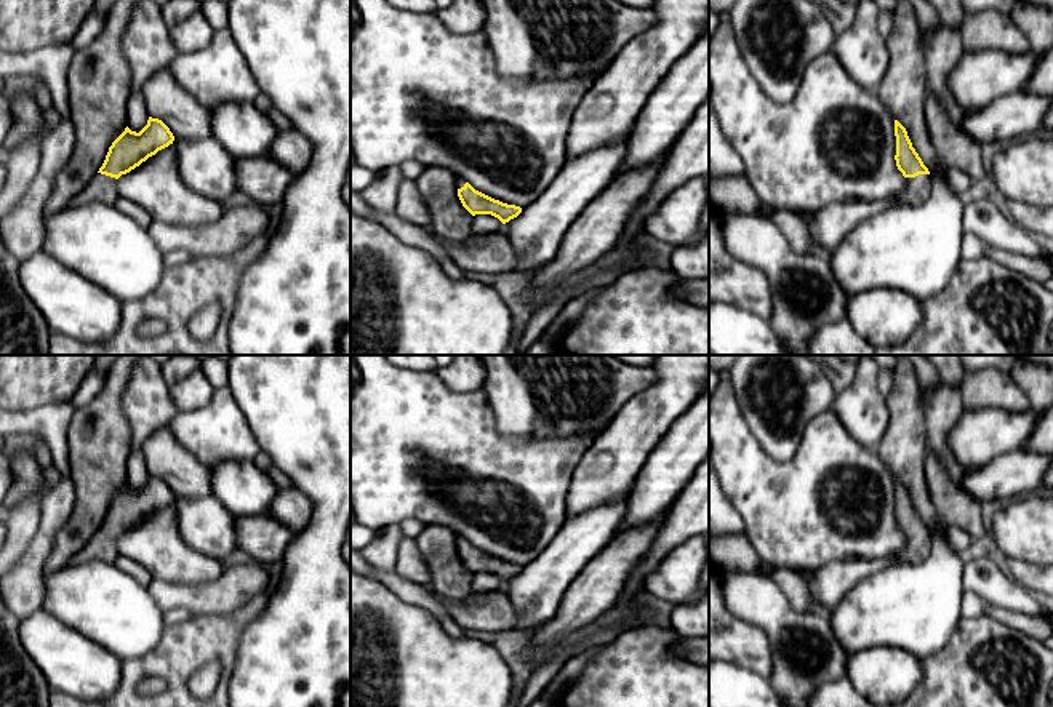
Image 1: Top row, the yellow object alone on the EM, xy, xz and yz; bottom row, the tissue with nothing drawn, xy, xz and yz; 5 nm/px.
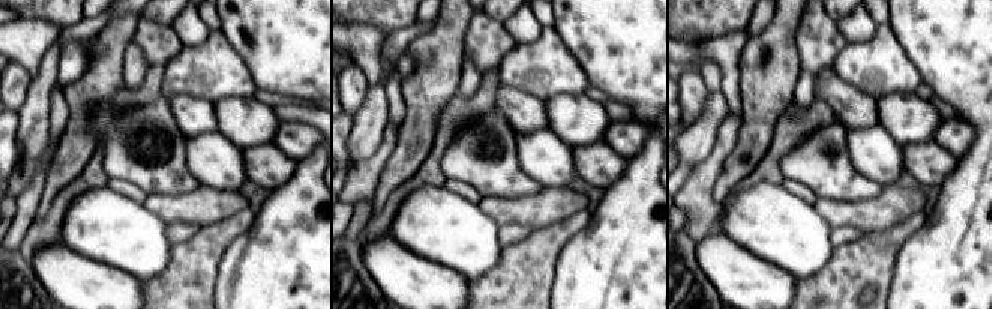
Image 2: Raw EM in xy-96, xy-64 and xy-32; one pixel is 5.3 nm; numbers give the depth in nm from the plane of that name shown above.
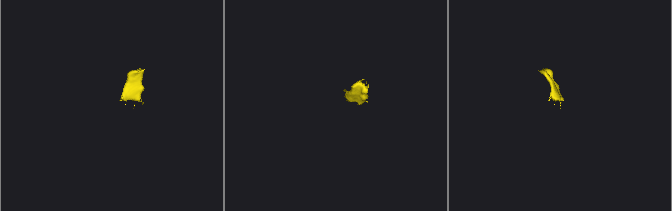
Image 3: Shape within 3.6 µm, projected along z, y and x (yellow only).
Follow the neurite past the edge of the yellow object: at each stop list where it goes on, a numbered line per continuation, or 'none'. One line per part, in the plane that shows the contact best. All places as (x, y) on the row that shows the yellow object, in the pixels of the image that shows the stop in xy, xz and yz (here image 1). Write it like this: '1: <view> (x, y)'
1: yz (917, 189)

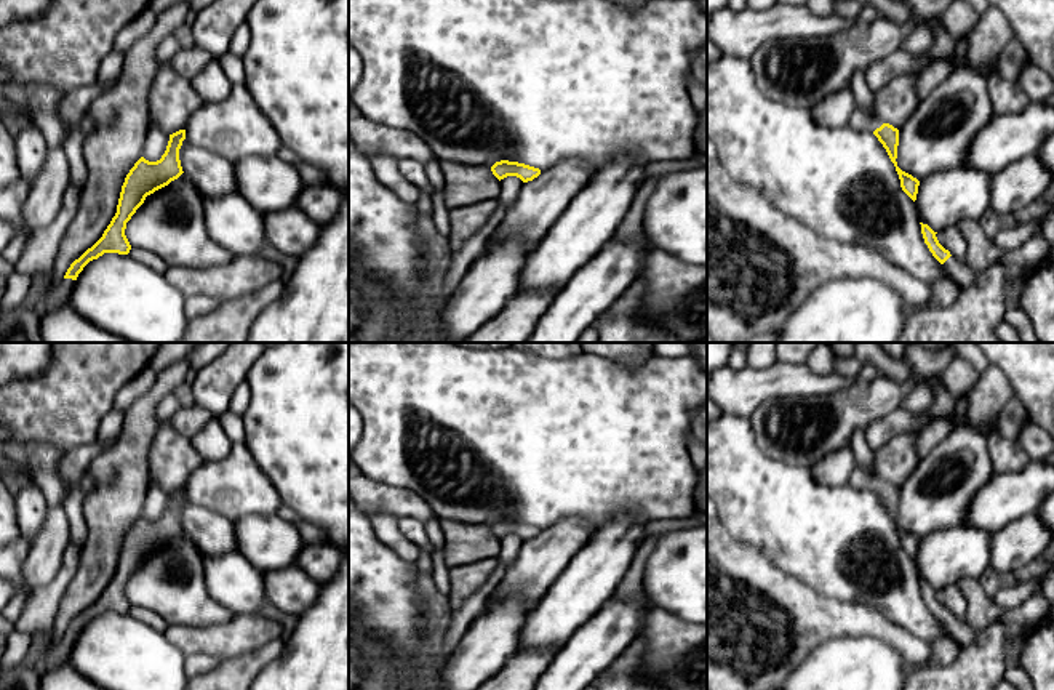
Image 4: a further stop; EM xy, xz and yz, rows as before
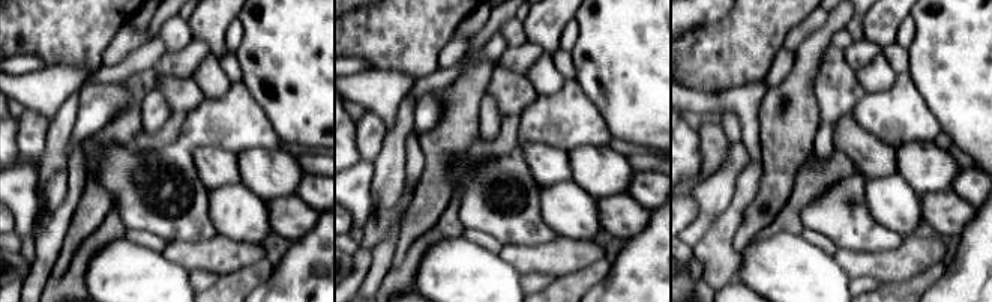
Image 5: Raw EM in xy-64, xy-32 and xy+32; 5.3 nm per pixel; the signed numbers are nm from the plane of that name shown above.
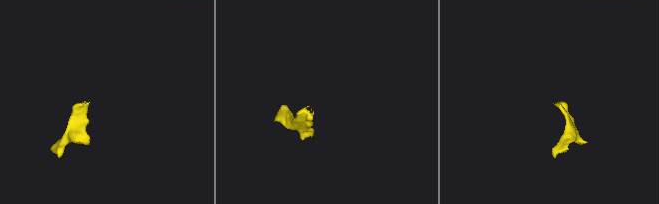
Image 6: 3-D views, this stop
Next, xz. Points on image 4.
none

